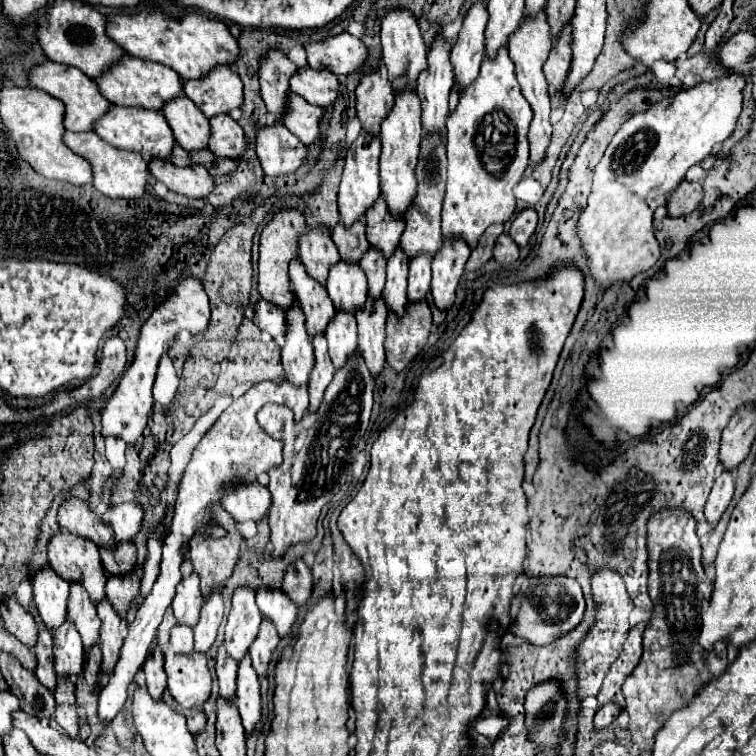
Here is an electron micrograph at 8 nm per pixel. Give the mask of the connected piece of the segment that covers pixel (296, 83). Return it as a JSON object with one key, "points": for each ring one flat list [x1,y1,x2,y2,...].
{"points":[[298,68,290,78,290,90,316,106,330,106,338,96,338,78,330,70]]}

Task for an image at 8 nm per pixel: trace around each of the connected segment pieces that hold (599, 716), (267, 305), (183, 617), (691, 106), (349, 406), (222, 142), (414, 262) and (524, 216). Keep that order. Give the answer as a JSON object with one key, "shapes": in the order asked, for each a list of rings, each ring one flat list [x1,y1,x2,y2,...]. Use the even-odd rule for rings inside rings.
{"shapes":[[[604,704,598,712,596,712,596,716,594,716,594,726,596,728,602,728,602,726,610,726,616,718,618,718,618,714,622,712,622,708,618,708,618,704]],[[260,298,254,306,254,320,260,330,270,334,270,338,280,338,286,334,284,310,264,298]],[[196,572,182,578,176,586,176,596,172,600,172,610,178,622,184,622,186,626,194,628,196,618,200,616,202,606,202,592,200,592,200,580]],[[730,70,722,78,694,84,670,98,662,98,648,110,638,112,616,132,602,162,594,170,588,206,578,222,578,234,588,254,590,274,600,288,608,288,614,282,628,282,636,274,646,272,650,266,656,264,656,260,660,258,660,244,656,242,652,228,654,210,668,200,670,190,680,180,684,180,684,174,690,166,700,164,712,152,714,144,724,142,732,134,736,120,742,112,744,82,746,80,740,72]],[[356,350,348,356,346,364,334,372,326,396,316,412,308,412,300,422,294,424,292,444,284,444,282,464,268,470,270,482,268,492,272,496,270,508,270,542,272,558,282,558,286,548,294,542,310,542,316,536,318,516,346,482,346,472,350,468,352,456,360,438,364,436,370,412,372,412,372,390,374,376,364,364,362,352]],[[216,114,216,118,210,118,208,146,216,156,238,158,246,148,244,132,228,114]],[[418,254,410,260,410,272,408,272,408,300,420,300,426,298,430,290,430,262,432,254]],[[524,208,516,214,508,234,514,238,514,242,518,242,518,246,526,246,534,228,536,228,536,210,534,208]]]}

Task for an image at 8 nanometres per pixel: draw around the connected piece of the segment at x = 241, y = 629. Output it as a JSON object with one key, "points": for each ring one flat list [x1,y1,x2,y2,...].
{"points":[[238,586,232,596,232,608,226,622,226,640,224,646,228,654,238,660,248,654,248,646,252,638,256,638,256,630,262,622,260,610,254,602,252,586]]}

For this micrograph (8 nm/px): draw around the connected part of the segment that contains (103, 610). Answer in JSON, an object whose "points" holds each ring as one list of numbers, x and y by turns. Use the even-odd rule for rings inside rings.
{"points":[[108,598,100,600,96,604,98,618,102,620,100,626,100,646,102,646,102,666,106,674,112,674,112,662,116,662,116,654,120,654,120,646,124,644,124,632,122,632,122,620,108,602]]}

